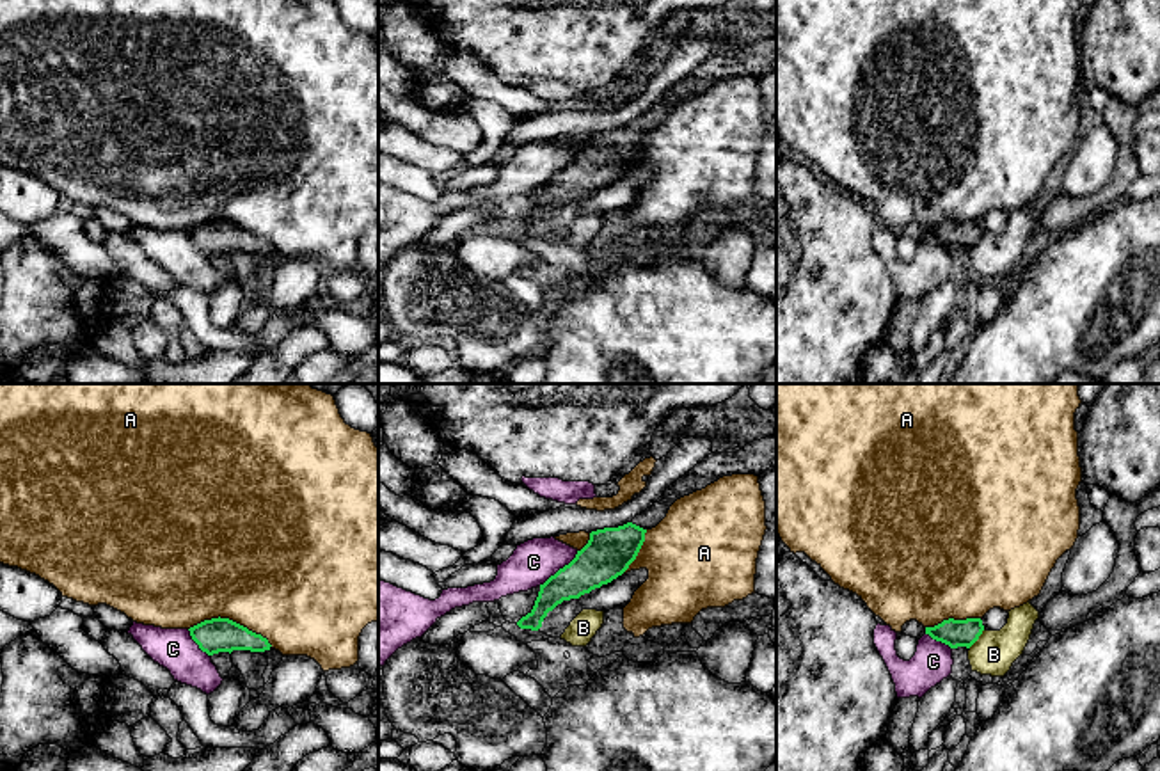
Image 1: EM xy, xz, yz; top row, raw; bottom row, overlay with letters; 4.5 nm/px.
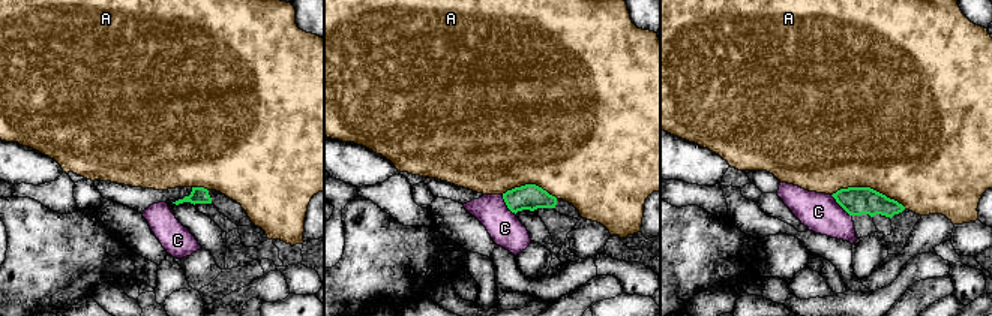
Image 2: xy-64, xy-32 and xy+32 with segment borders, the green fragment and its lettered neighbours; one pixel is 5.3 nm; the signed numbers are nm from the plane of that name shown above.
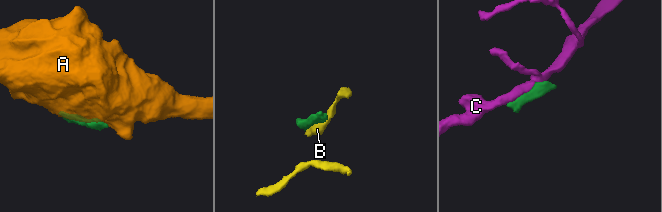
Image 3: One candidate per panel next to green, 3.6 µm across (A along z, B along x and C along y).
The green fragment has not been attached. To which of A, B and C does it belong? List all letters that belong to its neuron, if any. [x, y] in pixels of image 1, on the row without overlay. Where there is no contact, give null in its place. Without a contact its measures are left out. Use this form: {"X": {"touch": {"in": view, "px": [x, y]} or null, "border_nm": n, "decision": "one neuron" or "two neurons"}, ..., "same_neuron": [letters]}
{"A": {"touch": {"in": "xy", "px": [231, 222]}, "border_nm": 400, "decision": "two neurons"}, "B": {"touch": {"in": "yz", "px": [977, 240]}, "border_nm": 120, "decision": "two neurons"}, "C": {"touch": {"in": "xz", "px": [560, 171]}, "border_nm": 240, "decision": "two neurons"}, "same_neuron": []}

